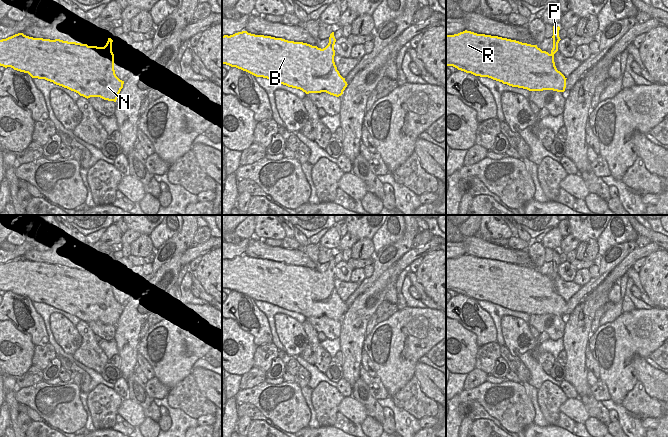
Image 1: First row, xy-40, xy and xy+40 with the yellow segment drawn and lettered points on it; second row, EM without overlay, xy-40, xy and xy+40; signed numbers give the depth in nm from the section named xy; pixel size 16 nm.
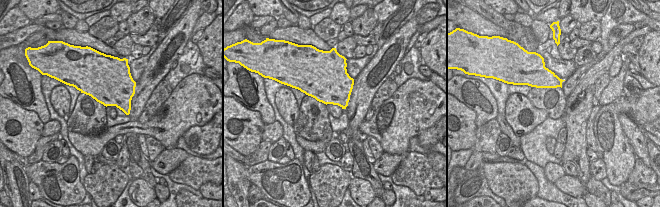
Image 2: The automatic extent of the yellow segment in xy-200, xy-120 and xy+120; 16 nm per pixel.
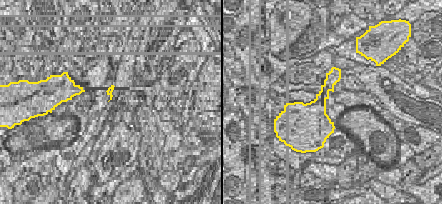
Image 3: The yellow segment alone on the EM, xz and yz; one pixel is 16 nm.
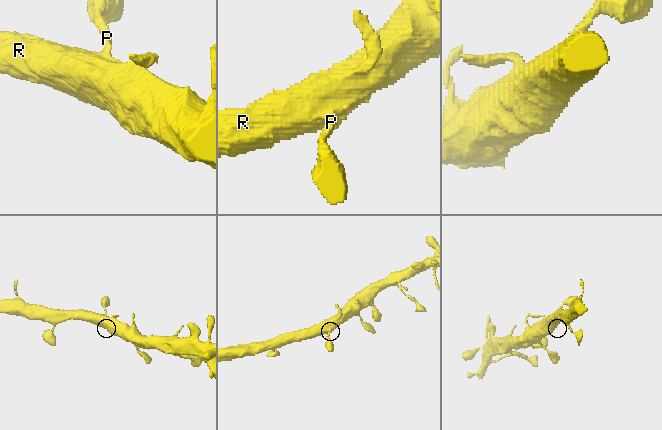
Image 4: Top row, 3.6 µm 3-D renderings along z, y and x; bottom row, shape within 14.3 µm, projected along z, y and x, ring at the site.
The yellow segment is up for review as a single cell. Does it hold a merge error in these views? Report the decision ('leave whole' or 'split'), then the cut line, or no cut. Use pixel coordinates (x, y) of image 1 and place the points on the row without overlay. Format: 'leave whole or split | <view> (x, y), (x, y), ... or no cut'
leave whole | no cut

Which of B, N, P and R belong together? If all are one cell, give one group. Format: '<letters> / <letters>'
B N P R

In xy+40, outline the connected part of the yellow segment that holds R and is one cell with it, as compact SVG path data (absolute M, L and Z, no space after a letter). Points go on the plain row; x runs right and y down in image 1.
M553 250L550 278L537 269L467 254L446 259L446 290L529 315L564 316L567 302L554 286L559 254Z

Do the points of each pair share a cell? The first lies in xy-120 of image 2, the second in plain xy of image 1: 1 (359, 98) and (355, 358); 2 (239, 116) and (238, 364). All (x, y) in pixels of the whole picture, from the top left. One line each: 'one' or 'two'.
1: one
2: one

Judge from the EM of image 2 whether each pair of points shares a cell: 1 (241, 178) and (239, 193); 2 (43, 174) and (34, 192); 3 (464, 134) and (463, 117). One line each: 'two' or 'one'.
1: one
2: two
3: one

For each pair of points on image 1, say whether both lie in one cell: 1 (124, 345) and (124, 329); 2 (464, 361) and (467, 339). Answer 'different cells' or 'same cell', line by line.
1: same cell
2: same cell

